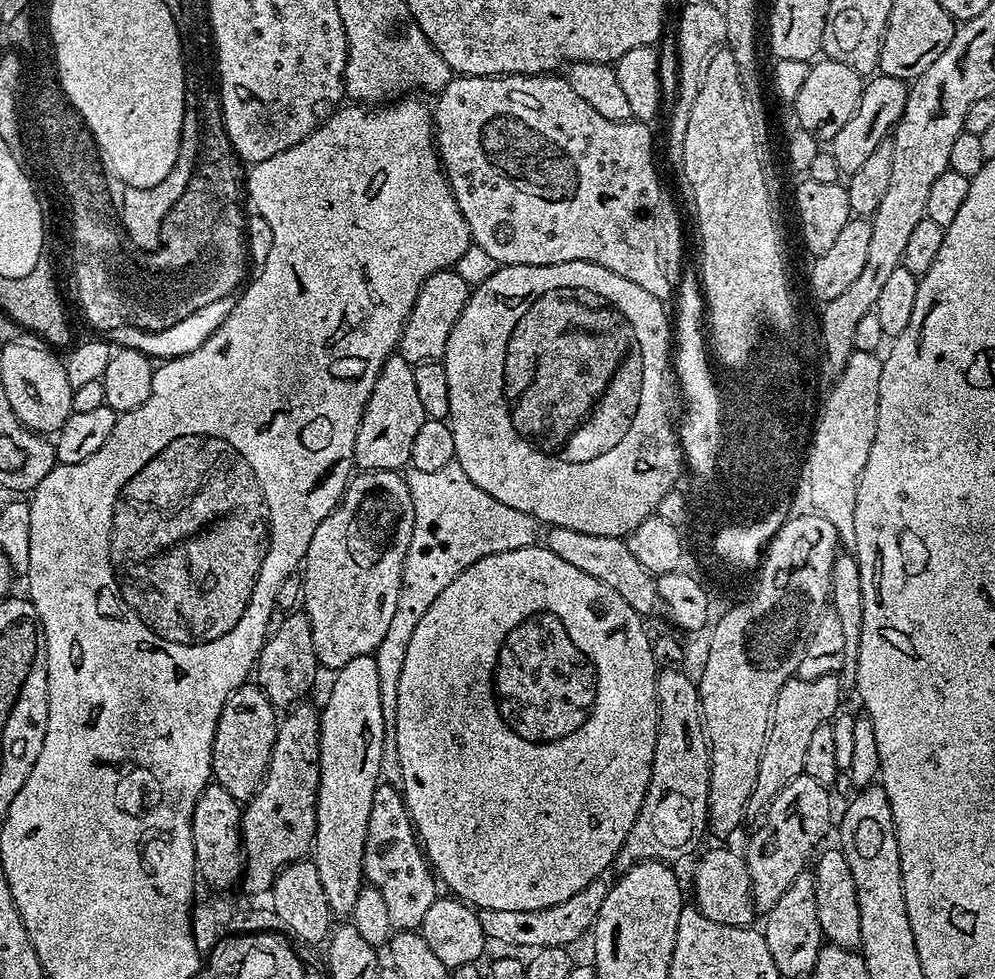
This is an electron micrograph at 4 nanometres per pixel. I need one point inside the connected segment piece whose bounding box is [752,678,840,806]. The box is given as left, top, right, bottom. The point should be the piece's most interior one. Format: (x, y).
(804, 706)

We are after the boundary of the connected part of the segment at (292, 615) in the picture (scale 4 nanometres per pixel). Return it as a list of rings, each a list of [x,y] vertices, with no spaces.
[[[293,610],[283,617],[280,629],[273,631],[265,639],[264,649],[260,651],[254,669],[255,683],[261,688],[273,709],[291,709],[299,705],[300,700],[312,688],[316,680],[318,665],[314,654],[314,640],[310,634],[310,624],[303,611]]]

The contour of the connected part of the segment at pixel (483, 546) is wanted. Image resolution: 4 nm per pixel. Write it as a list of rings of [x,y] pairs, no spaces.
[[[449,470],[440,473],[438,476],[425,476],[417,479],[417,484],[410,488],[412,493],[412,506],[414,508],[414,530],[410,538],[410,546],[408,553],[404,559],[404,573],[402,574],[402,586],[400,587],[400,597],[398,598],[398,610],[394,612],[394,619],[390,622],[390,630],[386,632],[386,638],[382,640],[379,647],[374,650],[374,659],[378,666],[378,690],[382,690],[382,718],[384,719],[384,753],[382,754],[382,766],[380,767],[380,779],[383,783],[388,784],[391,788],[403,789],[402,782],[402,762],[398,758],[398,742],[396,741],[396,719],[398,718],[398,678],[402,678],[402,662],[406,662],[406,650],[410,650],[410,638],[414,638],[414,630],[418,630],[418,622],[422,622],[422,618],[426,614],[426,610],[430,610],[434,606],[434,602],[444,591],[452,585],[455,580],[459,579],[461,574],[470,568],[475,568],[481,561],[489,558],[500,558],[505,554],[516,554],[521,550],[527,549],[528,544],[532,540],[532,524],[533,521],[525,516],[522,512],[516,512],[513,508],[506,507],[505,504],[499,504],[492,496],[486,496],[481,488],[476,488],[474,482],[468,480],[468,475],[459,470]]]

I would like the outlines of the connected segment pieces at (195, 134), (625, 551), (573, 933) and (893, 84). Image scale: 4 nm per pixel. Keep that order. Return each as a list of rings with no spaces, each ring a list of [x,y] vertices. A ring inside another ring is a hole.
[[[188,110],[184,113],[182,130],[180,131],[180,153],[170,170],[170,174],[145,200],[136,200],[123,205],[128,212],[128,225],[124,227],[125,237],[131,247],[138,250],[158,250],[160,248],[160,238],[165,235],[164,219],[172,212],[172,207],[176,203],[185,199],[188,183],[192,177],[192,172],[196,169],[200,154],[200,114],[196,110]]]
[[[555,526],[549,527],[547,531],[542,540],[543,547],[562,558],[562,562],[570,562],[570,566],[582,570],[582,574],[590,574],[590,578],[598,578],[598,582],[610,586],[610,590],[614,590],[614,594],[623,598],[641,618],[648,618],[656,607],[661,607],[662,601],[656,589],[656,580],[651,572],[647,572],[640,565],[638,558],[634,558],[623,539],[611,536],[585,536],[572,528]]]
[[[597,882],[583,888],[574,898],[553,908],[545,908],[541,912],[485,912],[479,913],[480,926],[485,937],[496,944],[505,944],[505,949],[532,948],[568,948],[575,940],[580,940],[589,935],[596,927],[596,919],[602,910],[602,902],[606,898],[609,885]]]
[[[883,74],[873,75],[865,83],[856,113],[830,141],[834,162],[845,177],[853,176],[858,170],[862,170],[862,166],[866,166],[866,158],[870,158],[870,154],[874,154],[874,150],[889,139],[890,133],[904,114],[904,104],[908,101],[909,91],[909,85],[905,81]]]

